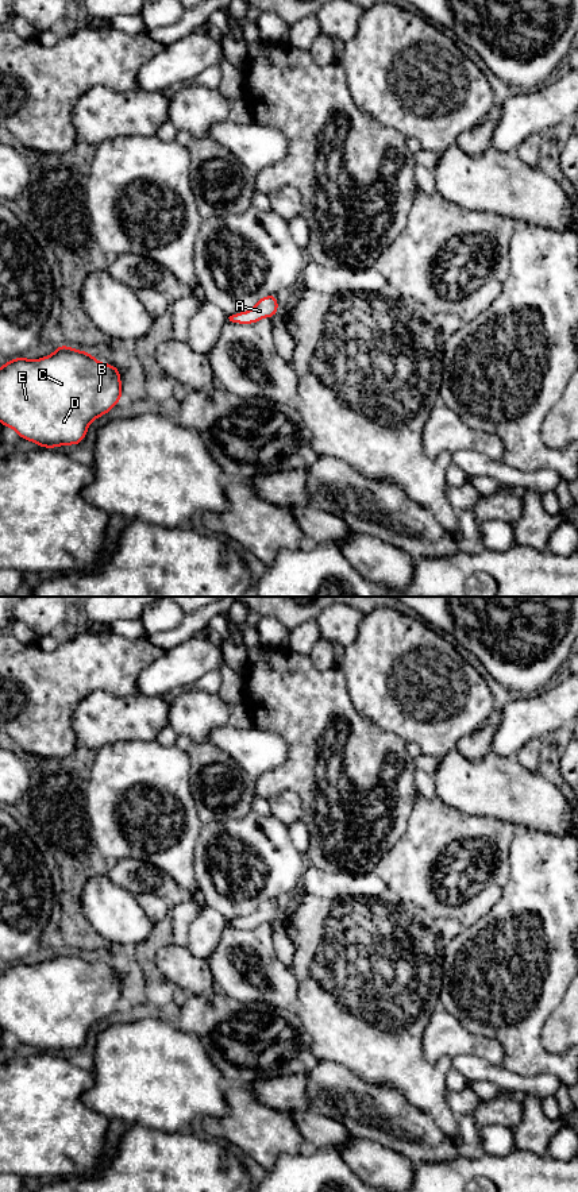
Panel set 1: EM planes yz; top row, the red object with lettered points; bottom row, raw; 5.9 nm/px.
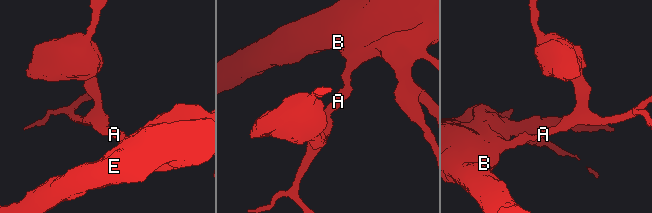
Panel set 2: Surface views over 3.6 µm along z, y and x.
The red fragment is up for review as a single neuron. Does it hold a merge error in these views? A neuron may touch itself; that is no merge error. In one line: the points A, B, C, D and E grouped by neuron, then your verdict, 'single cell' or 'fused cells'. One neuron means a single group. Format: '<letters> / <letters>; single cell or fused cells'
A B C D E; single cell

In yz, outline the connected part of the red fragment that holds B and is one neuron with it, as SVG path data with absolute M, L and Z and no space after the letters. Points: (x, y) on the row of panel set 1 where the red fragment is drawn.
M61 344L53 354L39 359L19 356L0 366L0 424L12 428L19 437L34 441L38 447L78 445L86 437L90 423L107 414L122 400L119 369L99 362L90 352L69 346Z

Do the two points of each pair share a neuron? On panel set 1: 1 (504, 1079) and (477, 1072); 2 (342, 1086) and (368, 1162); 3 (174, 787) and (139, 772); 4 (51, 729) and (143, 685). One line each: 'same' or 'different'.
1: same
2: different
3: same
4: different

